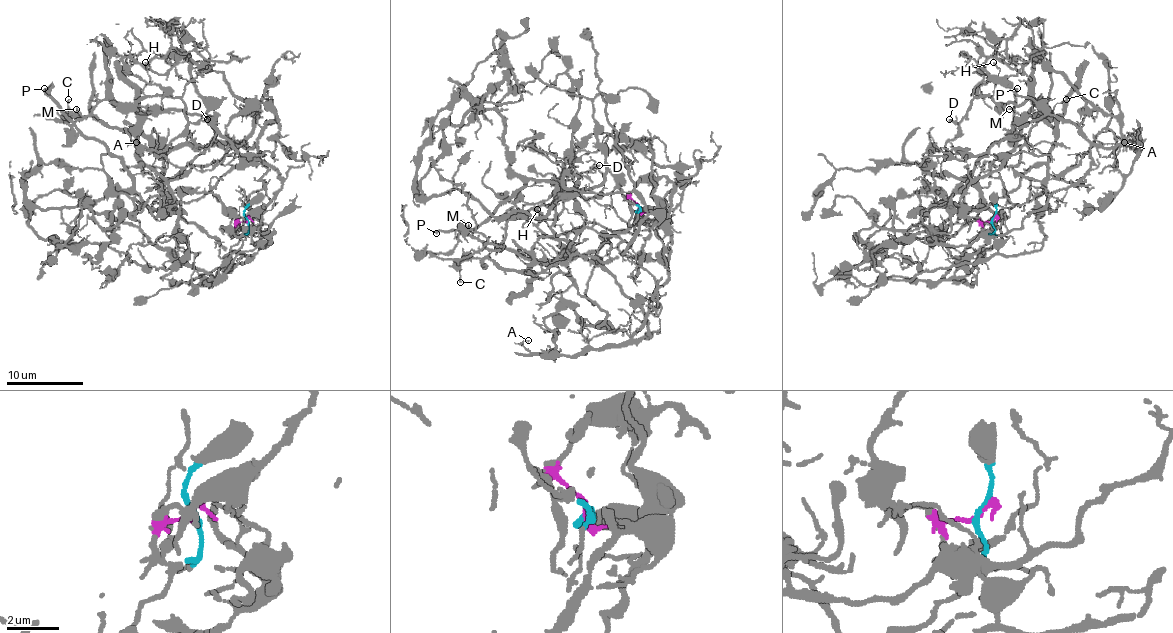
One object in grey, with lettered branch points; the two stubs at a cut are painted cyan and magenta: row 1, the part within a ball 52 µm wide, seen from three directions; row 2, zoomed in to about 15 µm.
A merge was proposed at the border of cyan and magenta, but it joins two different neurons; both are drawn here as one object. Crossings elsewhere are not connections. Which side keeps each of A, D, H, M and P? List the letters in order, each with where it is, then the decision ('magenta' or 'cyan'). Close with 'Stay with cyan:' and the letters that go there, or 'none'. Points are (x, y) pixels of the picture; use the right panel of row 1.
A: (1124, 142) | cyan
D: (949, 119) | magenta
H: (993, 62) | magenta
M: (1009, 109) | magenta
P: (1017, 88) | magenta
Stay with cyan: A

